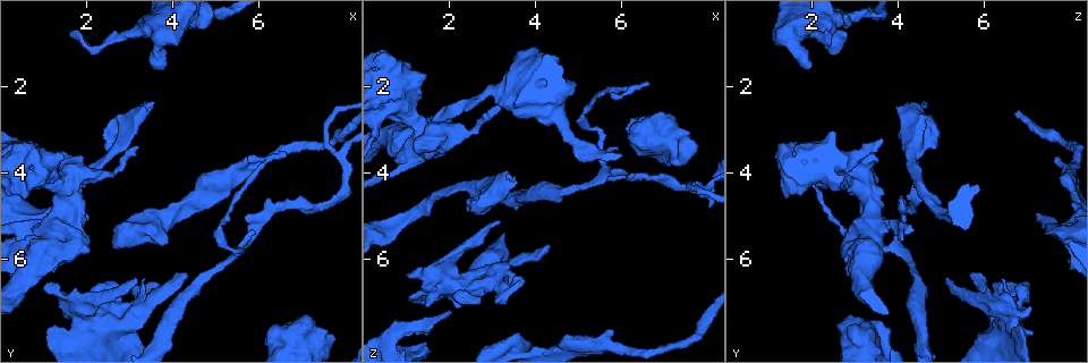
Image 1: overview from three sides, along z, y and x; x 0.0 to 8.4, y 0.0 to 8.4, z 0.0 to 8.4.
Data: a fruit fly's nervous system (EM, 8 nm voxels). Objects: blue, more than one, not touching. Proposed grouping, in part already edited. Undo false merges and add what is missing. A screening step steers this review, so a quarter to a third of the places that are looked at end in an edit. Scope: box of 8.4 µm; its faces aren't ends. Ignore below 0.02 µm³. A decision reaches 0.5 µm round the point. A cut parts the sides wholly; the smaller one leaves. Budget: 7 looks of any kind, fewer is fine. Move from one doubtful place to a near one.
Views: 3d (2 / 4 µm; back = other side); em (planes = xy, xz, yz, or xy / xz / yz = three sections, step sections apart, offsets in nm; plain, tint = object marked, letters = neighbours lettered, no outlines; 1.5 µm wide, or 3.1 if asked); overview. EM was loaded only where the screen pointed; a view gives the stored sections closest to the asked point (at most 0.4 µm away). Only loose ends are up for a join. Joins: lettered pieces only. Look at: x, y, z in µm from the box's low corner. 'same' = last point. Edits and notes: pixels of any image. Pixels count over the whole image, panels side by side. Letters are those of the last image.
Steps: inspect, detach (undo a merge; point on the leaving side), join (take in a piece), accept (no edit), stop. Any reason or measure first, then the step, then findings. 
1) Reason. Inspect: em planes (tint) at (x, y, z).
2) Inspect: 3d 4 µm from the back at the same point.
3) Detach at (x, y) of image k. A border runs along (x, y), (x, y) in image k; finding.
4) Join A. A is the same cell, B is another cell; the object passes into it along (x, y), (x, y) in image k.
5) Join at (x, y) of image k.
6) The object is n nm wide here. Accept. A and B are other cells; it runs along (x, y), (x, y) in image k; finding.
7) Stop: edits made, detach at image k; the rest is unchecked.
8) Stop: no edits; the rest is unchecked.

Free end. Inspect: 3d 4 µm at (3.10, 6.50, 5.15).

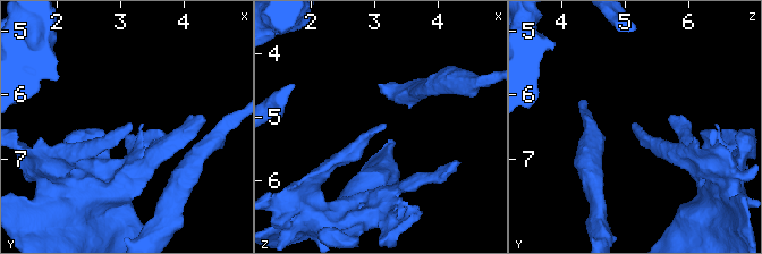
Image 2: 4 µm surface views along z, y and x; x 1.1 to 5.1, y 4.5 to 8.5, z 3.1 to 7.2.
Inspect: em planes (letters) at (3.10, 6.40, 5.10).

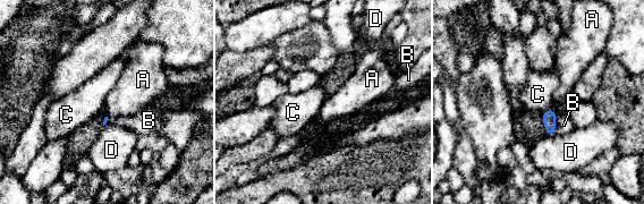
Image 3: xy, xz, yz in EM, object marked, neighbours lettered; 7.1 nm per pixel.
The longest contact is with B, 140 nm. Accept. A, B, C and D are other cells; none of them fits.

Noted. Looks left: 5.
Closes a loop. Inspect: em xz step 8 (tint) at (1.10, 7.75, 6.95).

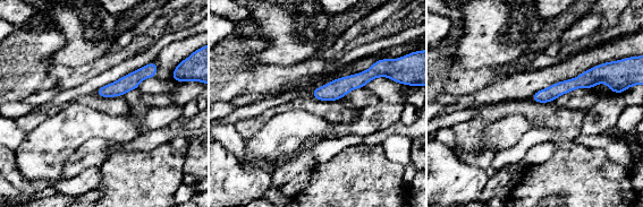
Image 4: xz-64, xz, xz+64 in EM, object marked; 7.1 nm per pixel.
See the neighbours. Inspect: em xz step 8 (letters) at the same point.

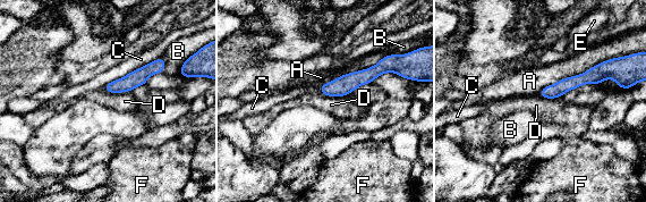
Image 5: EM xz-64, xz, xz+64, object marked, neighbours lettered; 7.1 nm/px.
Accept. A, B, C, D, E and F are other cells; a border runs along (319, 90), (325, 95), (348, 94) in image 5; one neuron here.

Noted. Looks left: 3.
Free end. Inspect: 3d 4 µm at (3.70, 1.60, 1.90).

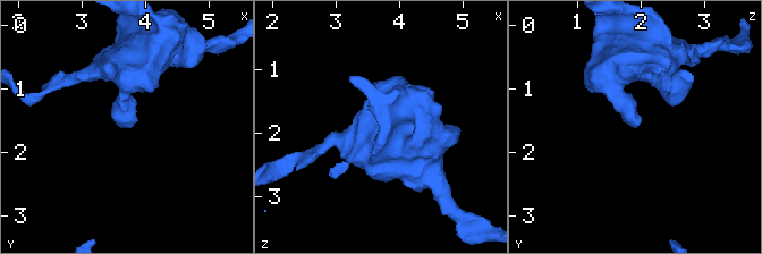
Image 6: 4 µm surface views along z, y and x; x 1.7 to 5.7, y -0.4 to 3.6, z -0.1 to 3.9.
Inspect: em xz step 8 (tint) at (3.70, 1.55, 1.95).

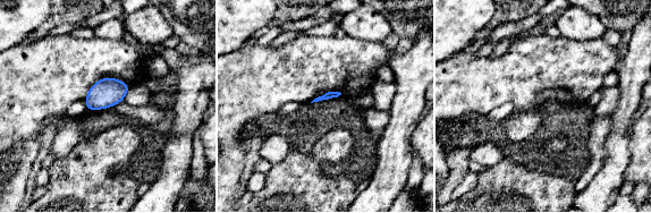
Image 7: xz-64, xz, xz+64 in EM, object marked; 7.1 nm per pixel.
Another direction. Inspect: em planes (letters) at the same point.

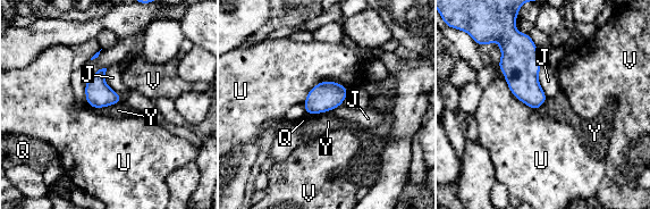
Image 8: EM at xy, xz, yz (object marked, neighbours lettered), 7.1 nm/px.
Accept. J, Q, U, V and Y are other cells; none of them fits.

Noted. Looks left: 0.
Stop: no edits; the rest is unchecked.

